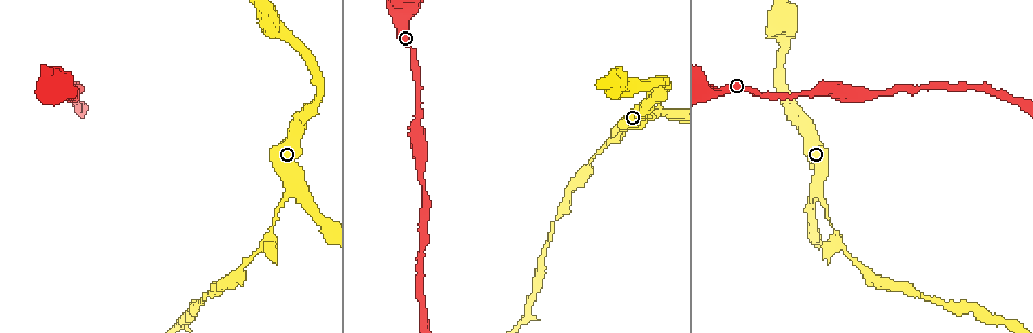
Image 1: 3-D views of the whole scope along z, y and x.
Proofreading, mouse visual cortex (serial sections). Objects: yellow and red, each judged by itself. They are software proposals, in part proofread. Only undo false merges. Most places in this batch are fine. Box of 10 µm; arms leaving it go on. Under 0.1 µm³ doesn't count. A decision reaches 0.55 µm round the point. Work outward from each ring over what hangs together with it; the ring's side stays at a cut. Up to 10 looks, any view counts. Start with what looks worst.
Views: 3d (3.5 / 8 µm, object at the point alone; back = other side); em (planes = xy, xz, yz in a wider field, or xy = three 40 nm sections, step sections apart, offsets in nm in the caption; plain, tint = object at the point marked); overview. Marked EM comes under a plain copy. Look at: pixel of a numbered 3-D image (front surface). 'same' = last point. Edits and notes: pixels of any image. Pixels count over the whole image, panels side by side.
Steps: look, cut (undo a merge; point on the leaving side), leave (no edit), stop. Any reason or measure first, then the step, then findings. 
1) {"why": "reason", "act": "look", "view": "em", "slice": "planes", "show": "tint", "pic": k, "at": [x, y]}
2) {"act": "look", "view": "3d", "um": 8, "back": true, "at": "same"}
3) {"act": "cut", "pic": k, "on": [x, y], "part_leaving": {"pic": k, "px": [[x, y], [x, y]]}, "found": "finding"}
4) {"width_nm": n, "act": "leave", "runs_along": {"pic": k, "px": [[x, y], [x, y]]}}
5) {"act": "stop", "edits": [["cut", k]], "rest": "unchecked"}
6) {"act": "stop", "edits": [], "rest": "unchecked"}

{"act": "look", "view": "3d", "um": 3.5, "pic": 1, "at": [620, 135]}

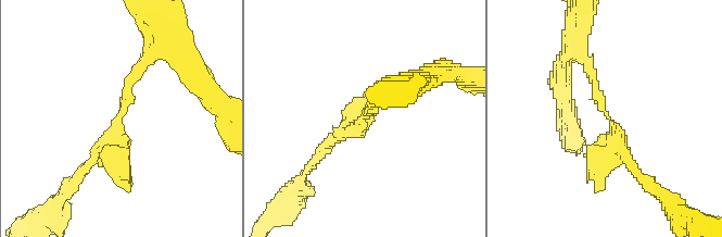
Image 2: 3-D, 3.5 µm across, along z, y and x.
{"act": "look", "view": "em", "slice": "xy", "step": 1, "show": "tint", "pic": 2, "at": [610, 121]}

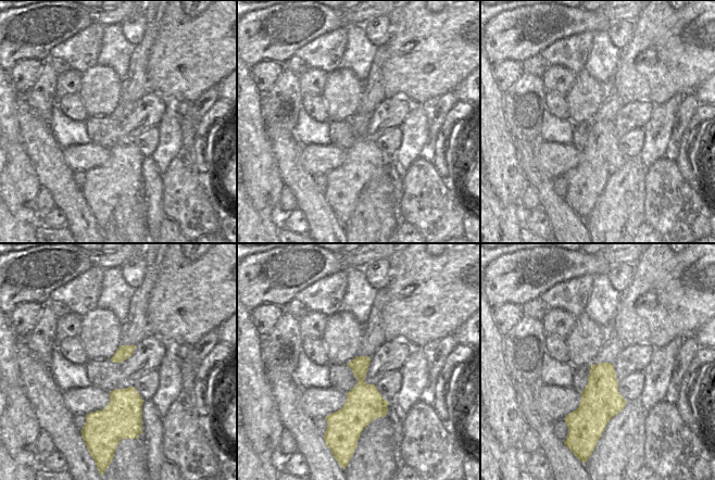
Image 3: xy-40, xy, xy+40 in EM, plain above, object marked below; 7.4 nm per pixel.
{"why": "another direction", "act": "look", "view": "em", "slice": "xy", "step": 3, "show": "tint", "at": "same"}

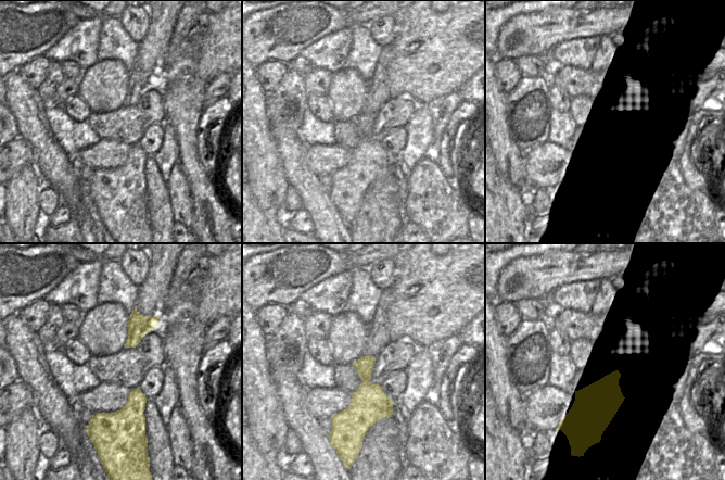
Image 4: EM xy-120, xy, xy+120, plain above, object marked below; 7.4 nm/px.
{"width_nm": 220, "act": "leave", "runs_along": {"pic": 2, "px": [[149, 61], [81, 174]]}, "found": "all the same cell"}

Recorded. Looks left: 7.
{"why": "thick turns thin", "act": "look", "view": "3d", "um": 8, "pic": 1, "at": [870, 95]}

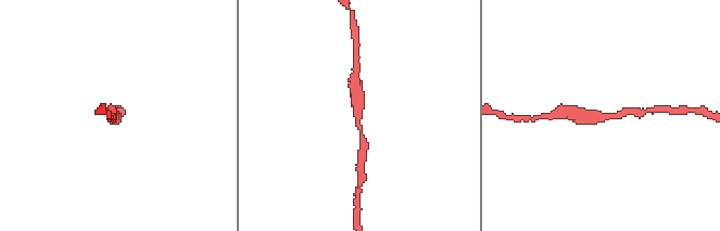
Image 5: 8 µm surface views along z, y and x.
{"act": "look", "view": "3d", "um": 3.5, "at": "same"}

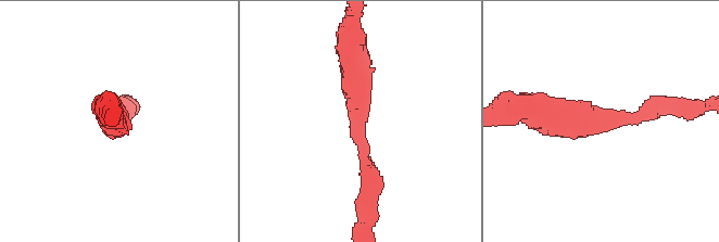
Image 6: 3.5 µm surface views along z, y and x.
{"arm_widths_nm": [200, 350], "act": "look", "view": "em", "slice": "xy", "step": 1, "show": "tint", "pic": 6, "at": [361, 115]}

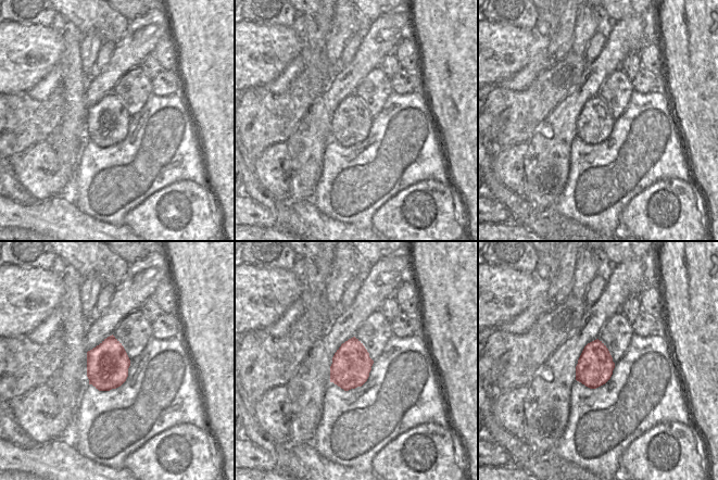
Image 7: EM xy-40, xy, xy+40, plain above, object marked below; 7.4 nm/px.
{"width_nm": 280, "act": "leave", "runs_along": {"pic": 6, "px": [[349, 47], [358, 141], [371, 180]]}, "found": "all the same cell"}

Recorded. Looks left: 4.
{"why": "sudden change in width", "act": "look", "view": "3d", "um": 3.5, "pic": 1, "at": [866, 273]}

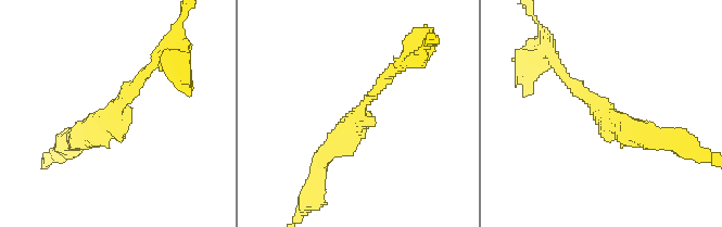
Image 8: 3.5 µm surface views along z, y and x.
{"why": "now the EM", "act": "look", "view": "em", "slice": "planes", "show": "tint", "pic": 8, "at": [114, 112]}

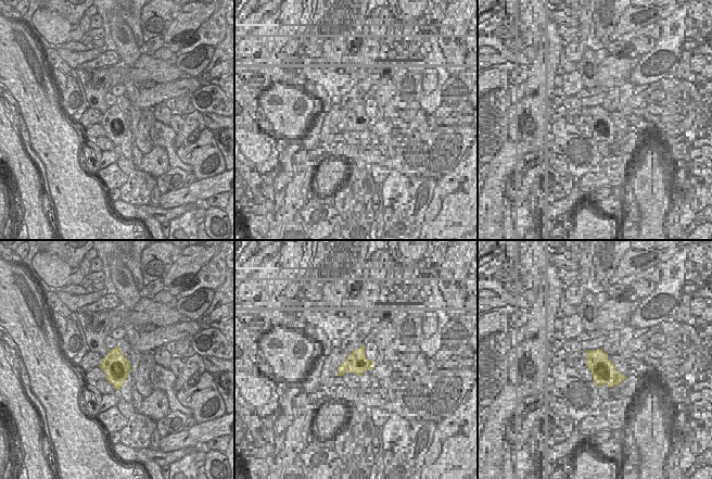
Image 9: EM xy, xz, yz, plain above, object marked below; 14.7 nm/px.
{"act": "leave", "found": "all the same cell"}

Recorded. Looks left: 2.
{"why": "calibre changes", "act": "look", "view": "3d", "um": 8, "back": true, "pic": 1, "at": [540, 260]}

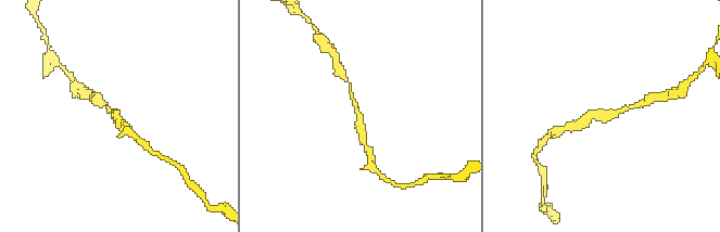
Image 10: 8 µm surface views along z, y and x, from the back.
{"arm_widths_nm": [150, 300], "why": "need the tissue", "act": "look", "view": "em", "slice": "xy", "step": 1, "show": "tint", "at": "same"}

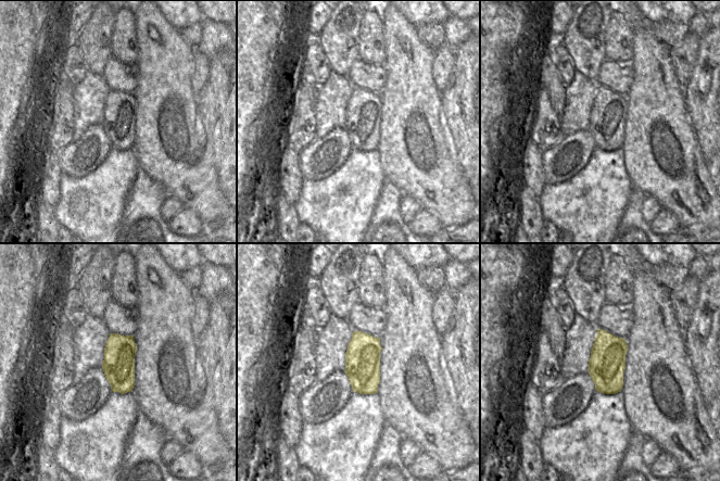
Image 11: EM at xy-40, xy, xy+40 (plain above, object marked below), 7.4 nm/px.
{"width_nm": 260, "act": "leave", "runs_along": {"pic": 10, "px": [[630, 106], [589, 116], [577, 126]]}, "found": "all the same cell"}

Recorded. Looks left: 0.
{"act": "stop", "edits": [], "rest": "unchecked"}

